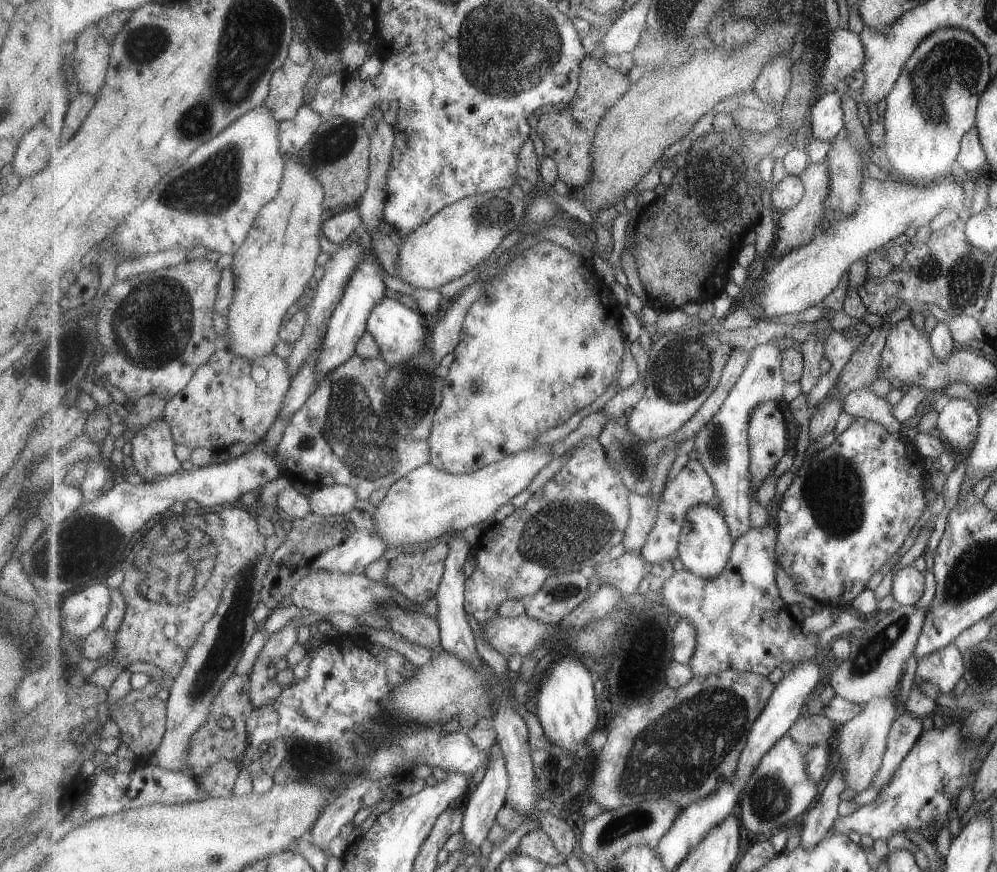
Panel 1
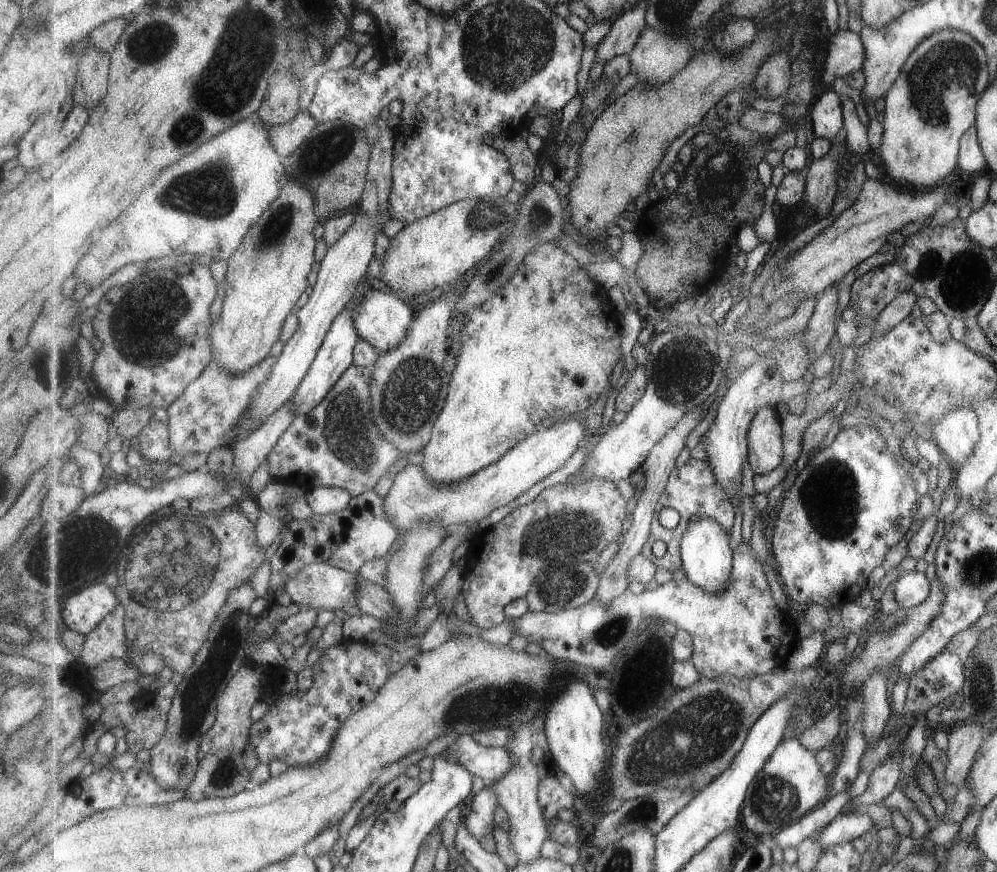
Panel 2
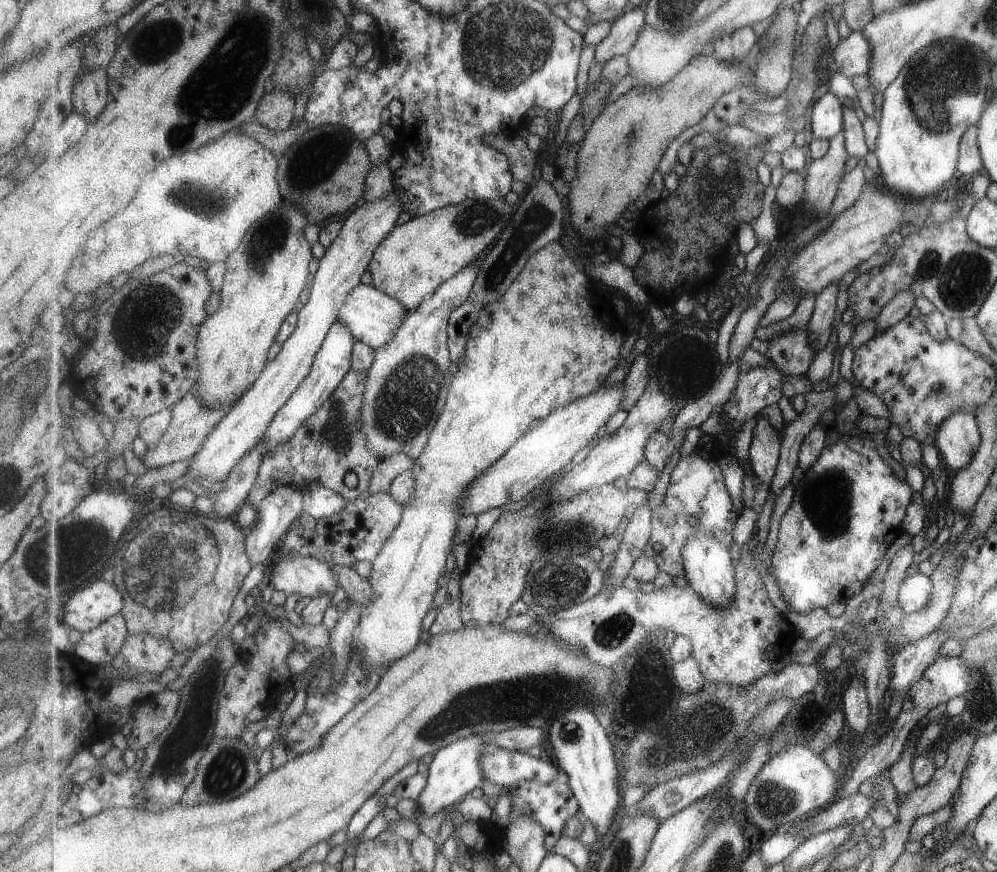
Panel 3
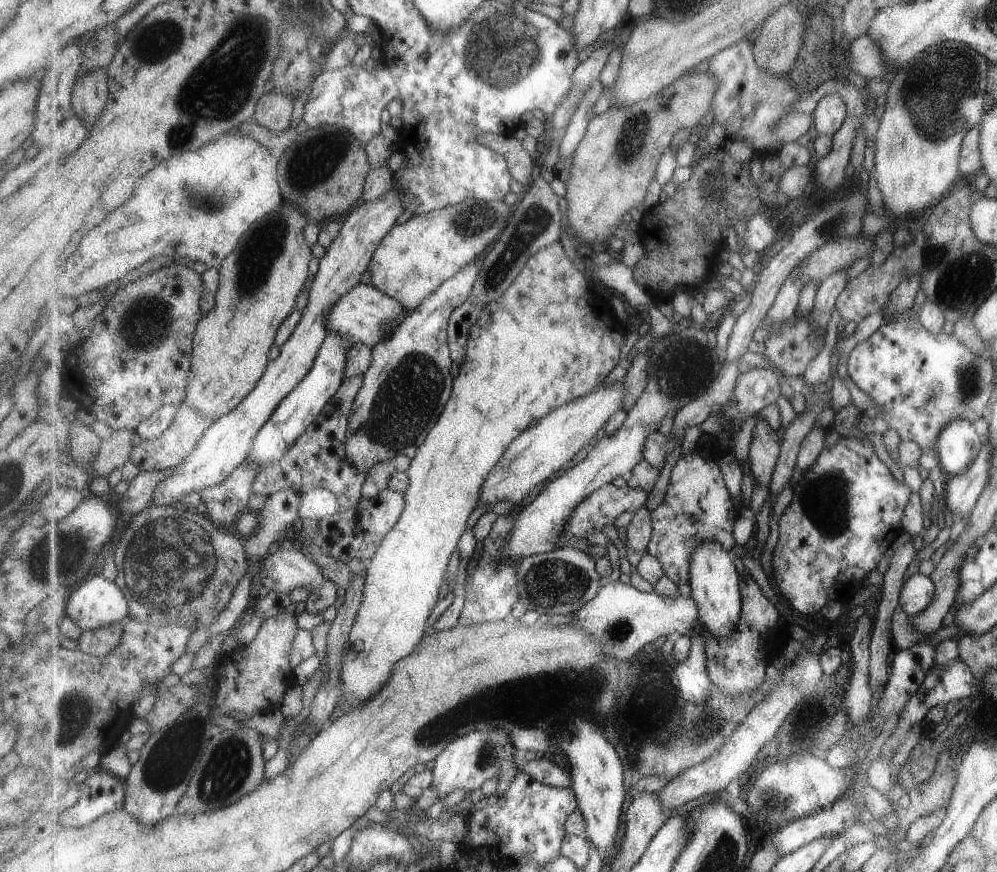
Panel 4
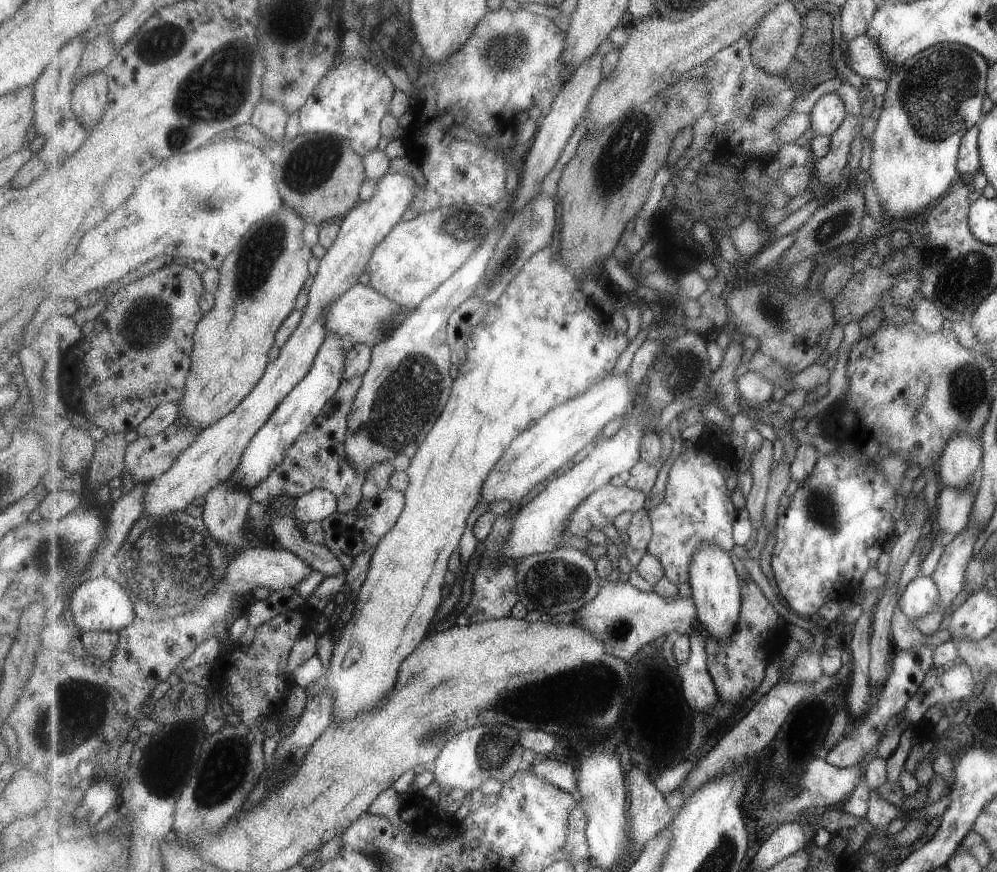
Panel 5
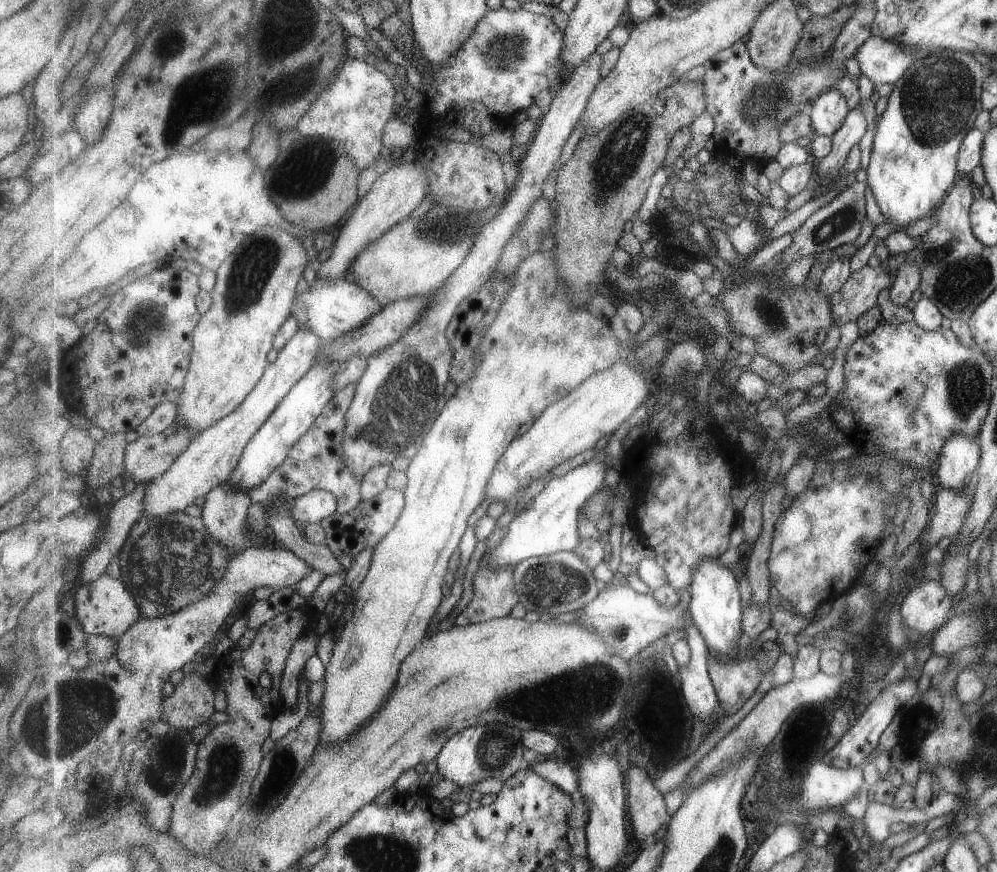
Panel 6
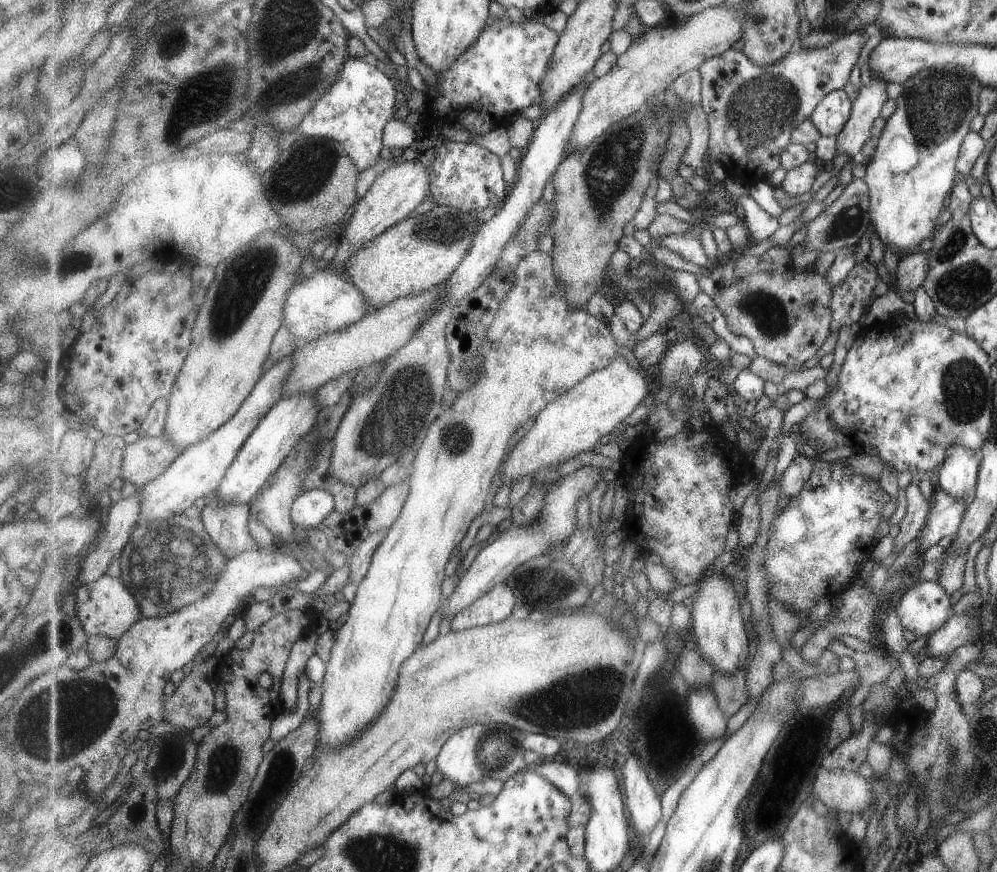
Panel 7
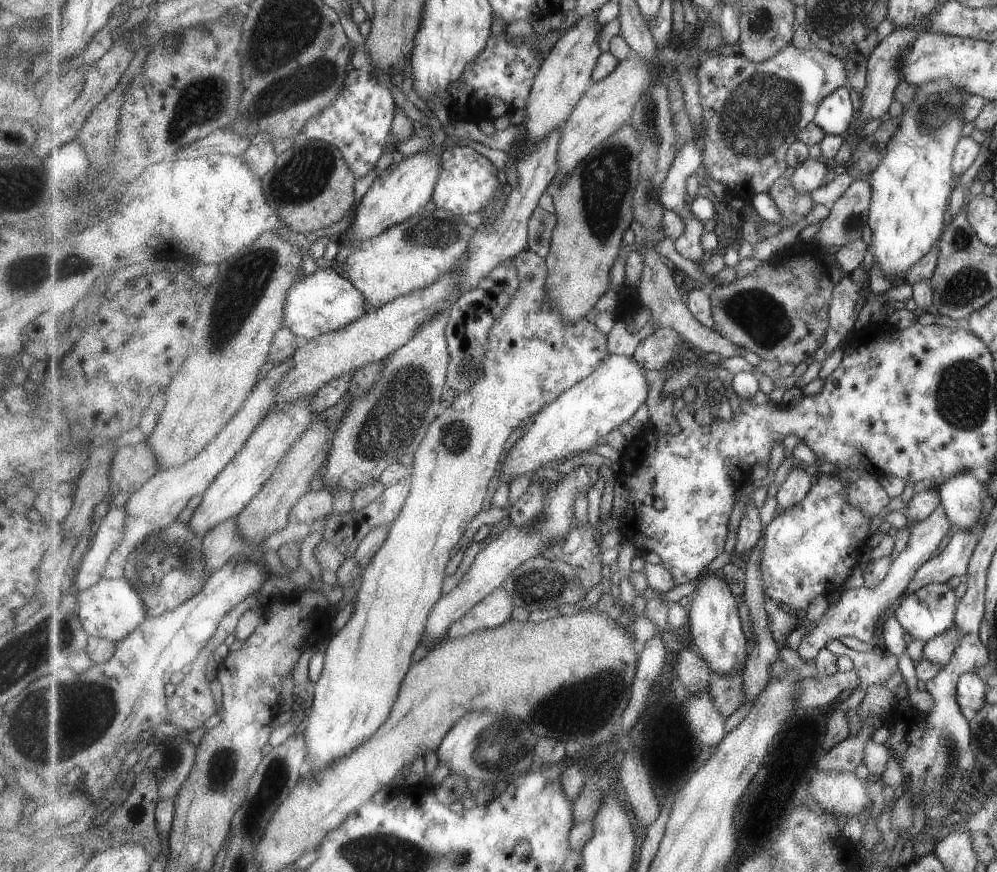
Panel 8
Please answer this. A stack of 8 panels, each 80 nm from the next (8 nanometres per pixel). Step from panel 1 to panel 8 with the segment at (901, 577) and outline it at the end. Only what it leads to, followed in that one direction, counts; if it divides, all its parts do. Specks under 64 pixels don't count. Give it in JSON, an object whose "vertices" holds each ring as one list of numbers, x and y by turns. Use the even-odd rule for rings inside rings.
{"vertices":[[945,583,924,584,902,598,894,617,912,640,922,640,926,643,929,639,935,639,937,635,943,635,952,627,956,603,953,591,954,589]]}

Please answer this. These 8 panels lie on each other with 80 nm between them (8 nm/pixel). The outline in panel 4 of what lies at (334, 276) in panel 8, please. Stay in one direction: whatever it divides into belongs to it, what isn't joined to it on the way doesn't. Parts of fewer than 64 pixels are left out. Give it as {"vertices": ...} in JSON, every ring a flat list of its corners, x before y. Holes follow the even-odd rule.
{"vertices":[[359,283,334,306,328,314,329,332,339,333,347,342,365,343,375,348,388,338,408,314,408,310,396,298,381,292,377,287]]}

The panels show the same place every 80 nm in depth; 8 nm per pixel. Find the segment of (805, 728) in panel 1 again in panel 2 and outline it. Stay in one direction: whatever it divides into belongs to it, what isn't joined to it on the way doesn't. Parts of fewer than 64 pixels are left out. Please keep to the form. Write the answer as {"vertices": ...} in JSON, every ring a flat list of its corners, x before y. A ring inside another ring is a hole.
{"vertices":[[839,705,833,708,831,714,818,720,818,723,807,728,800,736,800,741,814,753,829,747,833,738,838,734,839,730]]}

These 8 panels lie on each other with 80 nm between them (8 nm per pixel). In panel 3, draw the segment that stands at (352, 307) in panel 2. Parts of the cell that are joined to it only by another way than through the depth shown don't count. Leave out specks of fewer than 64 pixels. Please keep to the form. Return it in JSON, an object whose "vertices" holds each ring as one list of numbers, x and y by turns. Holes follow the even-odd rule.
{"vertices":[[337,323,330,328,324,343,321,345,320,351,316,354,316,359,309,376,305,377,297,392,293,393,292,398,281,408,276,418,269,425,263,439,268,442,270,452,279,443,284,443,289,437,292,437,297,432,297,429,301,428,305,420,314,412,317,412,320,406,323,406,333,396,342,380,352,370,352,350,355,344,356,340,352,332,346,329,341,323]]}

